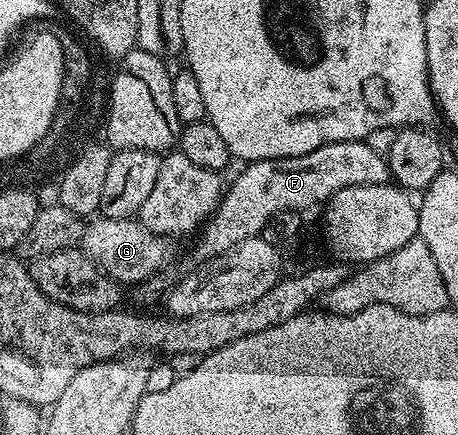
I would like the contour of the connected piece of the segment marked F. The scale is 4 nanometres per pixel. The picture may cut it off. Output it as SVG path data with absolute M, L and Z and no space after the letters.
M340 140L334 144L324 144L307 154L298 156L284 156L278 160L255 160L244 165L245 168L233 181L228 181L221 197L221 203L217 205L217 211L213 213L208 224L200 233L201 238L193 248L193 264L202 265L205 261L215 259L216 256L226 254L233 247L253 237L260 237L263 226L275 214L280 212L301 212L305 208L313 208L324 205L332 196L339 194L347 186L375 186L376 184L388 184L389 161L384 156L375 154L371 146L367 146L364 140Z

